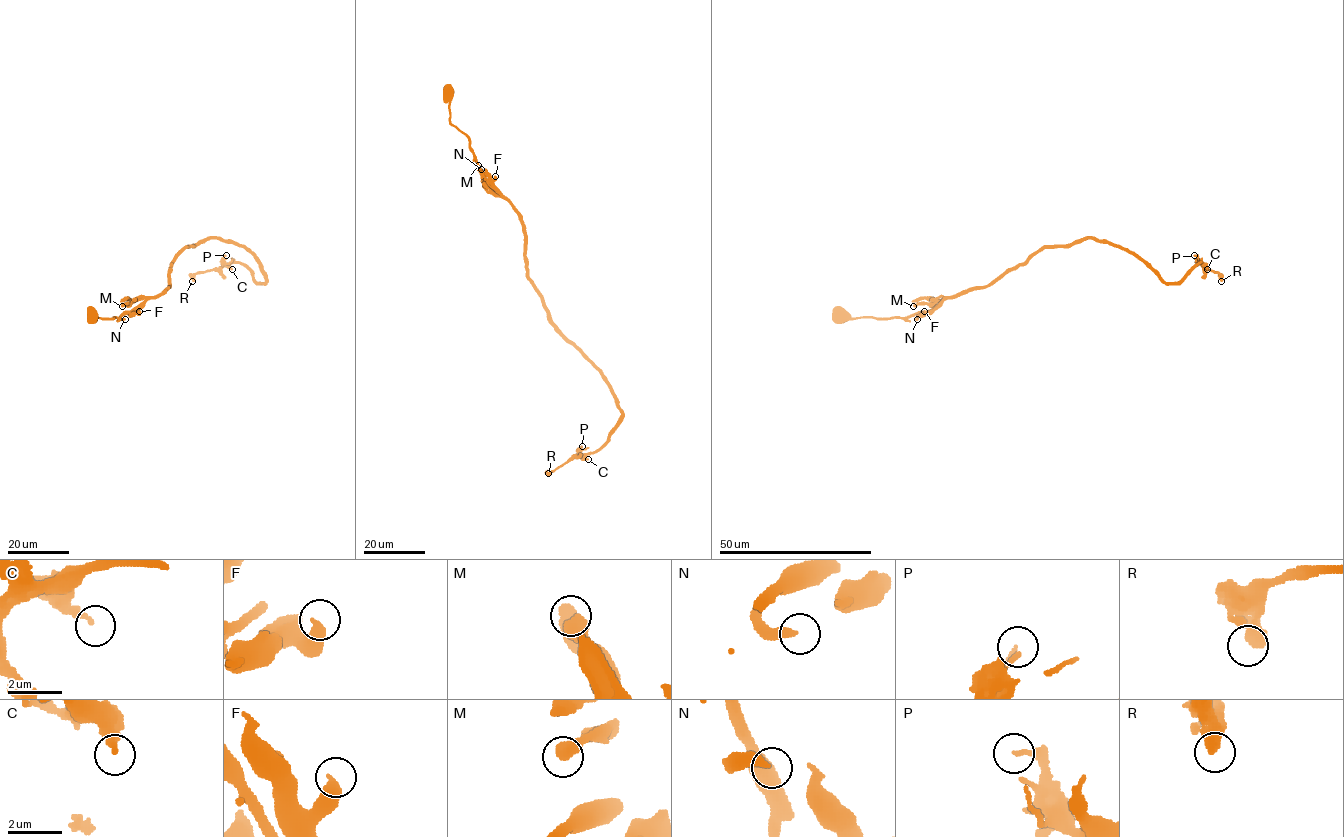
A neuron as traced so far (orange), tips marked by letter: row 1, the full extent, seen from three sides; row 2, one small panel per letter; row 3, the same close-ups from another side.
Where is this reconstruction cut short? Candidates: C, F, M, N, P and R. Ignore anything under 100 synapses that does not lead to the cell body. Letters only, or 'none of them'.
none of them

